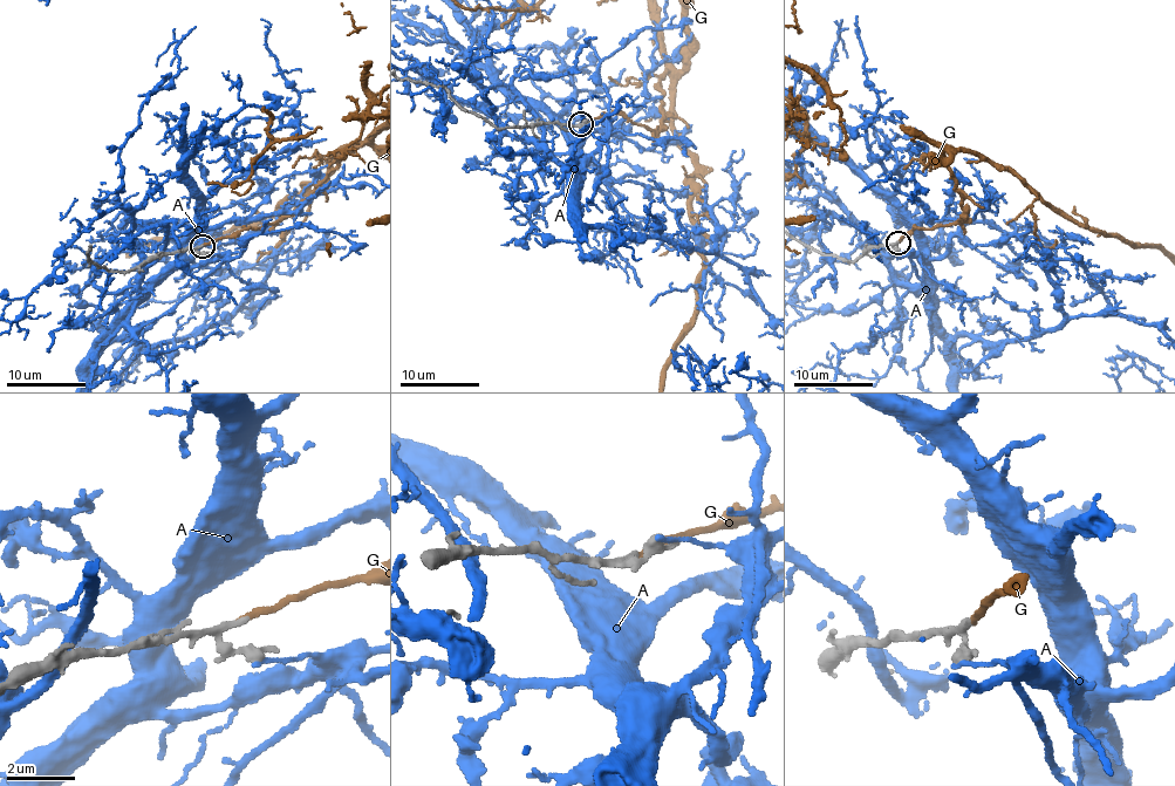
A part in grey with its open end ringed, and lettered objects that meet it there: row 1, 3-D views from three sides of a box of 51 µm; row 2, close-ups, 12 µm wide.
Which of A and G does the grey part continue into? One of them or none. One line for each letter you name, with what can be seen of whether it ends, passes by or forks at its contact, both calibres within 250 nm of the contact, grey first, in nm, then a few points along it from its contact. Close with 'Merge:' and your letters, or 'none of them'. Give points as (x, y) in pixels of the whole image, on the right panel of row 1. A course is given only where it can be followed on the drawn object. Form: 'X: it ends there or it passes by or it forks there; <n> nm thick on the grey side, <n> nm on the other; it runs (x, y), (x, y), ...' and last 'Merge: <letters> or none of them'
G: it ends there; 140 nm thick on the grey side, 160 nm on the other
Merge: G

